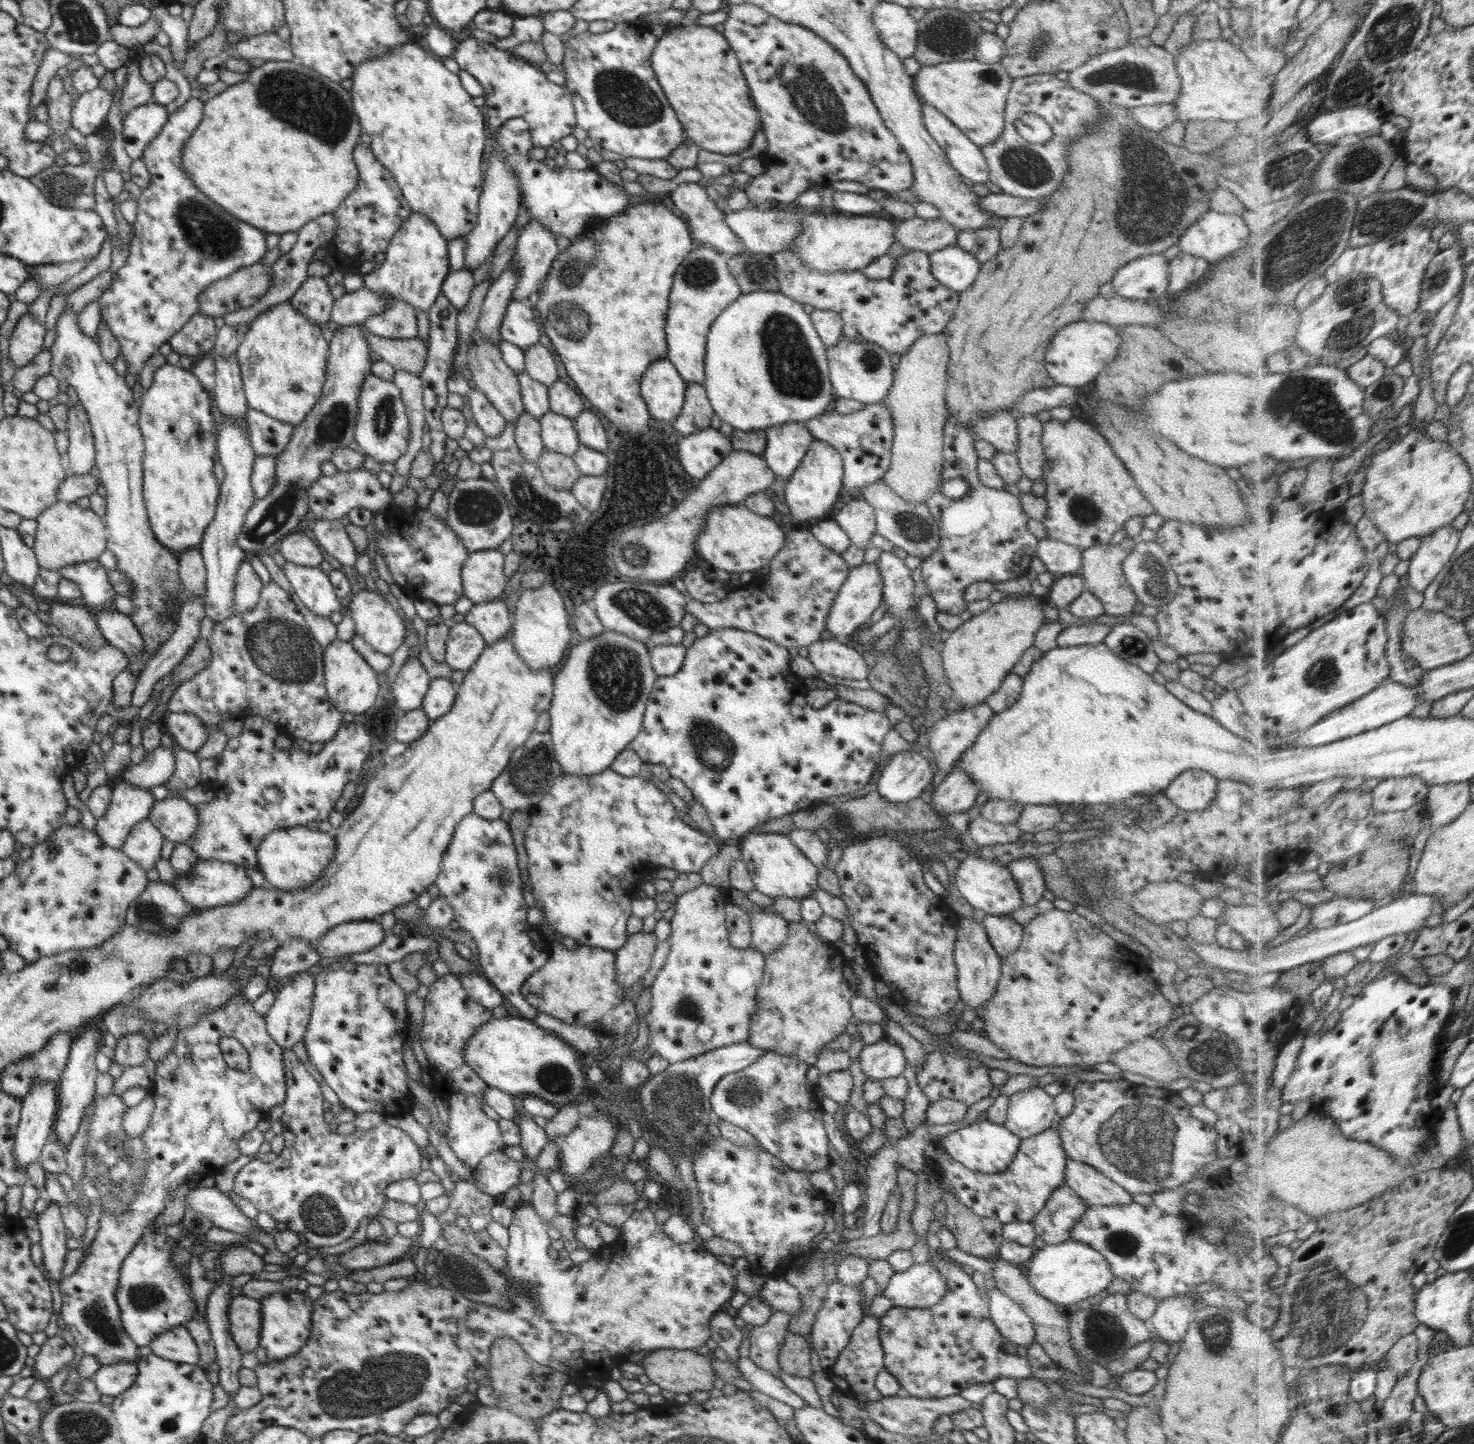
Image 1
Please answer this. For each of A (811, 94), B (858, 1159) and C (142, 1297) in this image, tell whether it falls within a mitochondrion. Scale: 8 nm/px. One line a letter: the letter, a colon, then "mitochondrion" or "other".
A: mitochondrion
B: other
C: mitochondrion

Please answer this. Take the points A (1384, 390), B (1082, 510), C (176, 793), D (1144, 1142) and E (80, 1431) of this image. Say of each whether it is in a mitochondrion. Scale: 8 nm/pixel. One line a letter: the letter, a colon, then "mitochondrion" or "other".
A: mitochondrion
B: mitochondrion
C: other
D: mitochondrion
E: mitochondrion

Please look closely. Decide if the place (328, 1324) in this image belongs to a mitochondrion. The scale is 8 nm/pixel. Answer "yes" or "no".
no

